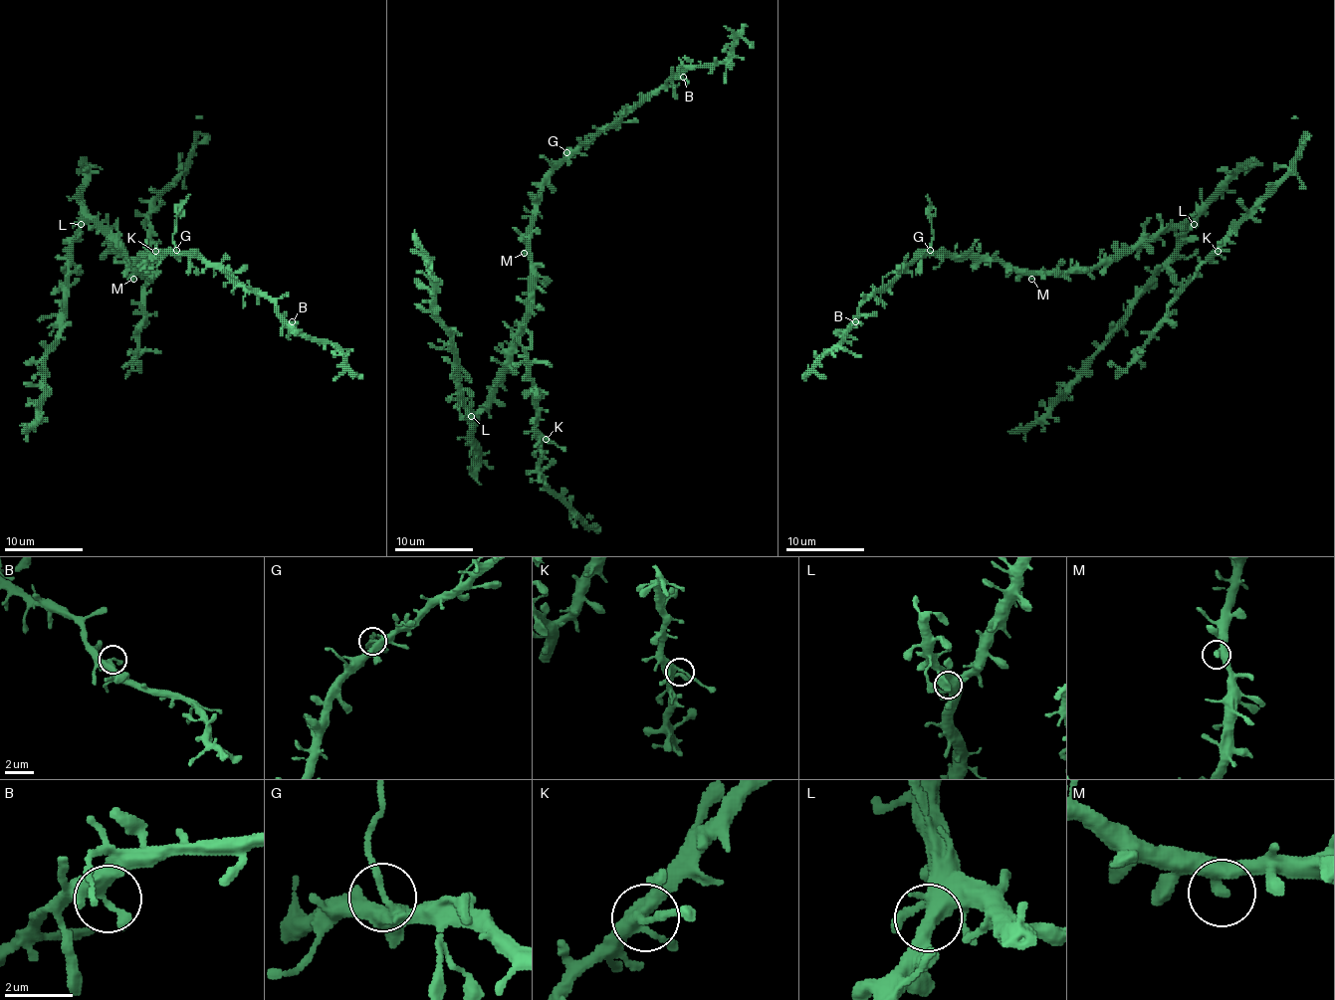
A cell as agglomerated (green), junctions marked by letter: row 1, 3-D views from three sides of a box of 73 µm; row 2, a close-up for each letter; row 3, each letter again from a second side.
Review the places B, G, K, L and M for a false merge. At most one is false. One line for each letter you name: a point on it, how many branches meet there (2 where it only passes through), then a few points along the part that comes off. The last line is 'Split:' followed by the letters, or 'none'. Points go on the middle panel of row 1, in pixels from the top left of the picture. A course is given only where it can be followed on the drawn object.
G: (566, 152) | 3 | (567, 151), (563, 155), (581, 149)
Split: G

